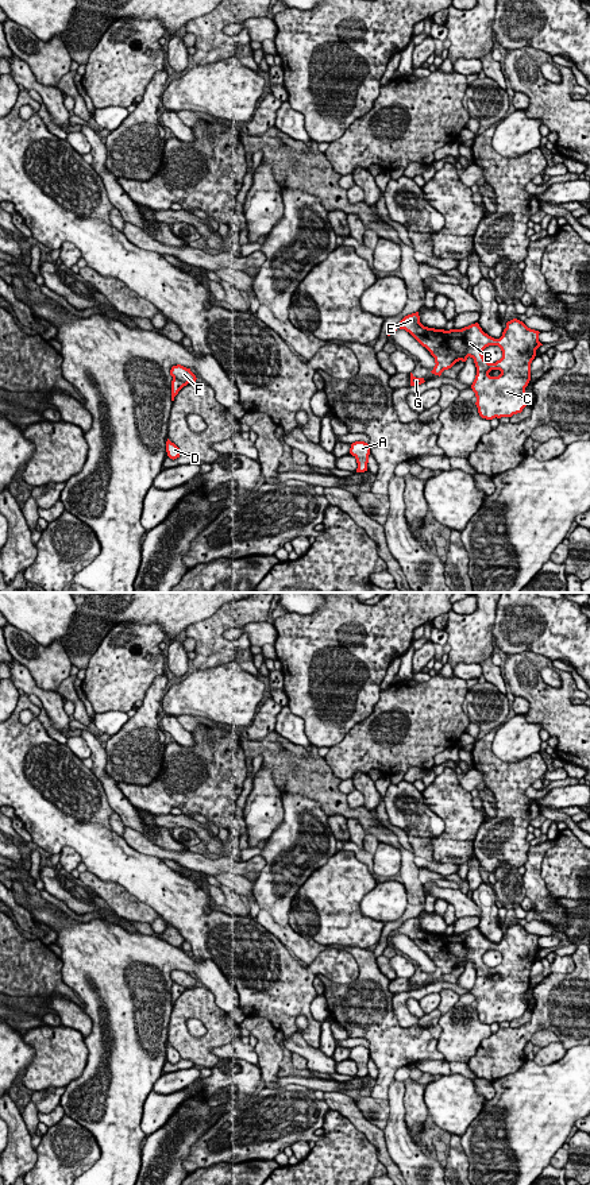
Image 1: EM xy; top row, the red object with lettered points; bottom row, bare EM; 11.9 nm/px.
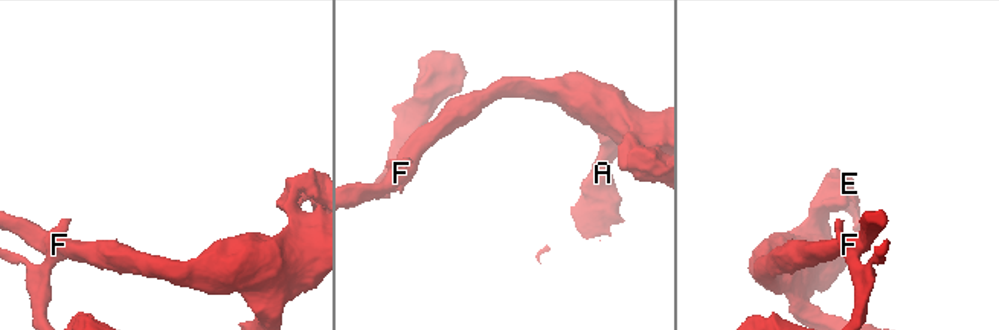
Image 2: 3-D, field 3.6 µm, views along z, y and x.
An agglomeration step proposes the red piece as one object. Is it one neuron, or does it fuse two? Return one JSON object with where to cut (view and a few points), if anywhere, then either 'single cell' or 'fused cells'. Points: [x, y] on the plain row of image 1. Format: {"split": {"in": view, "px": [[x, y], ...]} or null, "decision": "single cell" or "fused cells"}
{"split": {"in": "xy", "px": [[173, 981], [186, 988]]}, "decision": "fused cells"}

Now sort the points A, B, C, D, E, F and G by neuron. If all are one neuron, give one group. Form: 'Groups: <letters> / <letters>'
Groups: A B C E F G / D

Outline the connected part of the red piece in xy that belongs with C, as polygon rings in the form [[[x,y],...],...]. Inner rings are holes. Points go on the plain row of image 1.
[[[419,916],[405,920],[397,930],[387,935],[390,941],[397,934],[409,937],[435,962],[431,976],[441,980],[456,966],[473,962],[477,980],[471,989],[477,1001],[478,1018],[482,1023],[493,1024],[512,1022],[521,1018],[528,1010],[525,992],[531,985],[531,968],[539,946],[539,935],[528,933],[522,926],[513,923],[500,943],[485,938],[478,927],[462,934],[435,934],[420,927]],[[489,950],[498,950],[502,962],[489,968],[482,957]]]

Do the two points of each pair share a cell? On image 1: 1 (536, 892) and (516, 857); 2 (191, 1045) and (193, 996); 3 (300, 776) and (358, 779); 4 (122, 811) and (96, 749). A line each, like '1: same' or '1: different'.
1: different
2: same
3: different
4: same

